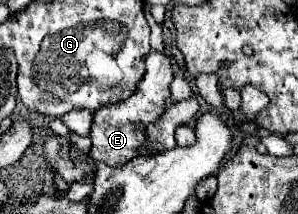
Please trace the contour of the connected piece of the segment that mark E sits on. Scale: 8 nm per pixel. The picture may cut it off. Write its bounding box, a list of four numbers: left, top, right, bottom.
[91,51,173,167]

